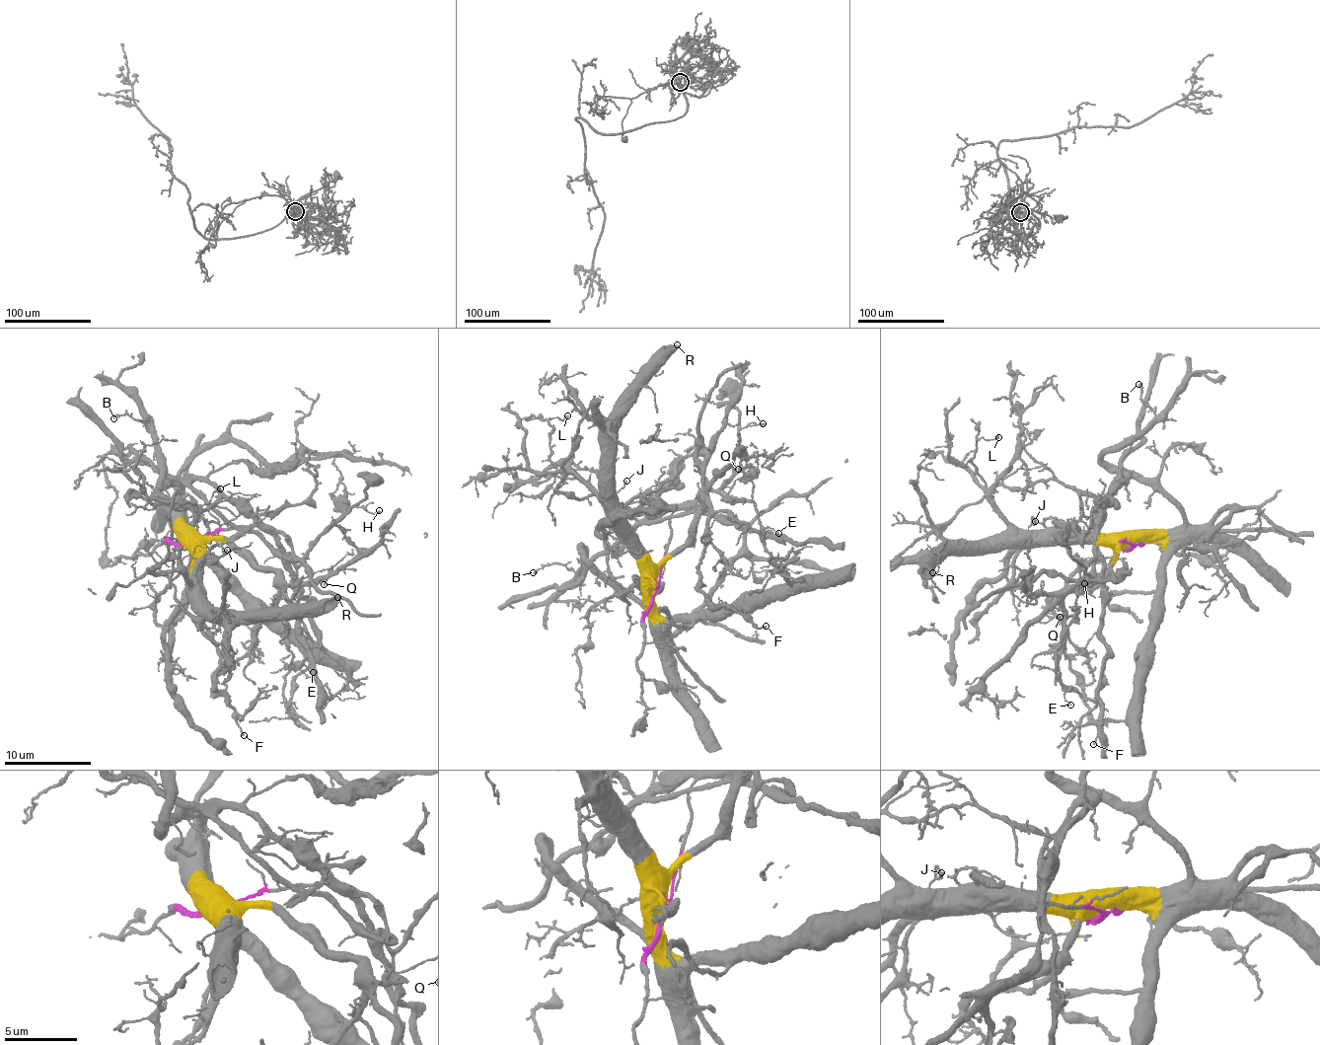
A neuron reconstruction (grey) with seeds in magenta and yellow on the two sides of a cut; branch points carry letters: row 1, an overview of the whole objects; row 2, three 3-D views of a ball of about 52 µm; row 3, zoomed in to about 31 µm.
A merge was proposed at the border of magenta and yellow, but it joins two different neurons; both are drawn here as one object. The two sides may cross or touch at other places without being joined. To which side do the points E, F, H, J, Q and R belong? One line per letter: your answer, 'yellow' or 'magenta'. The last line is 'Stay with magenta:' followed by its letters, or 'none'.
E: magenta
F: yellow
H: magenta
J: yellow
Q: magenta
R: yellow
Stay with magenta: E, H, Q

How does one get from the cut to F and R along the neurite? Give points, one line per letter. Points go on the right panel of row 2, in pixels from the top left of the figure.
F: (1132, 543), (1119, 546), (1106, 570), (1073, 586), (1063, 600), (1057, 648), (1070, 660), (1097, 725), (1092, 744)
R: (1132, 543), (1111, 549), (1027, 545), (1003, 546), (956, 556), (949, 553), (940, 562), (936, 561), (932, 571)

